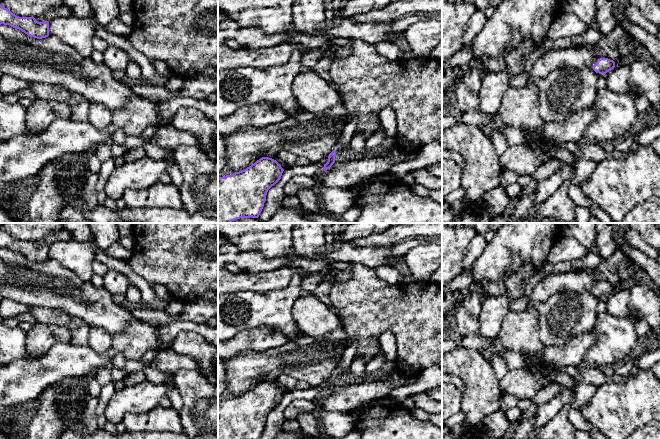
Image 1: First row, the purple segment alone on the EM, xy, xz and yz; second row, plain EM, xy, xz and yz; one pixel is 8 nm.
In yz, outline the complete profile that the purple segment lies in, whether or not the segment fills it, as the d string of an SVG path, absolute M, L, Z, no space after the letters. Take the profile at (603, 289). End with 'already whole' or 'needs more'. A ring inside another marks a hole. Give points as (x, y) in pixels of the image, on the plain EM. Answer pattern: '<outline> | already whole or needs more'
M600 282L596 288L592 291L596 297L606 298L615 291L615 286L608 282Z | already whole

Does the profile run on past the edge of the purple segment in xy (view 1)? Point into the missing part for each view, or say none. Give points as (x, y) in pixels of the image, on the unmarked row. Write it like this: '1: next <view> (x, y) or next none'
1: next none

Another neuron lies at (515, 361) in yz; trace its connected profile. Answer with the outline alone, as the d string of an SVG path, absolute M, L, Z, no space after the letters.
M505 351L501 354L504 358L509 371L513 370L526 370L529 368L532 358L531 356L527 356L515 351Z

